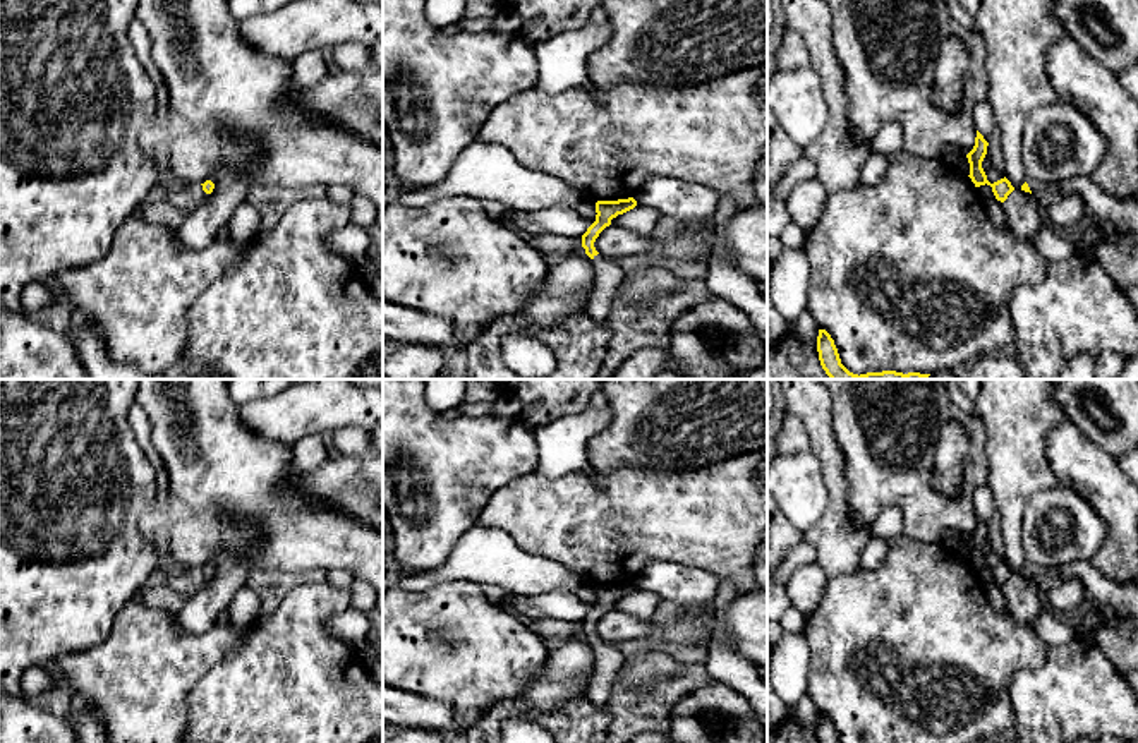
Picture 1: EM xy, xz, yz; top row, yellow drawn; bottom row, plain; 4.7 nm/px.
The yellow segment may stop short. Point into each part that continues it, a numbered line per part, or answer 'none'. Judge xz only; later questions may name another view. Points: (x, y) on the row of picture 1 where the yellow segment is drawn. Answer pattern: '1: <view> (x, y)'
none

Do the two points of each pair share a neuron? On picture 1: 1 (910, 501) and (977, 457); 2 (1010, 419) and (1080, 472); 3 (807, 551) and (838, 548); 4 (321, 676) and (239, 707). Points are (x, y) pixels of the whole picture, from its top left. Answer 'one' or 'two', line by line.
1: one
2: two
3: two
4: one

